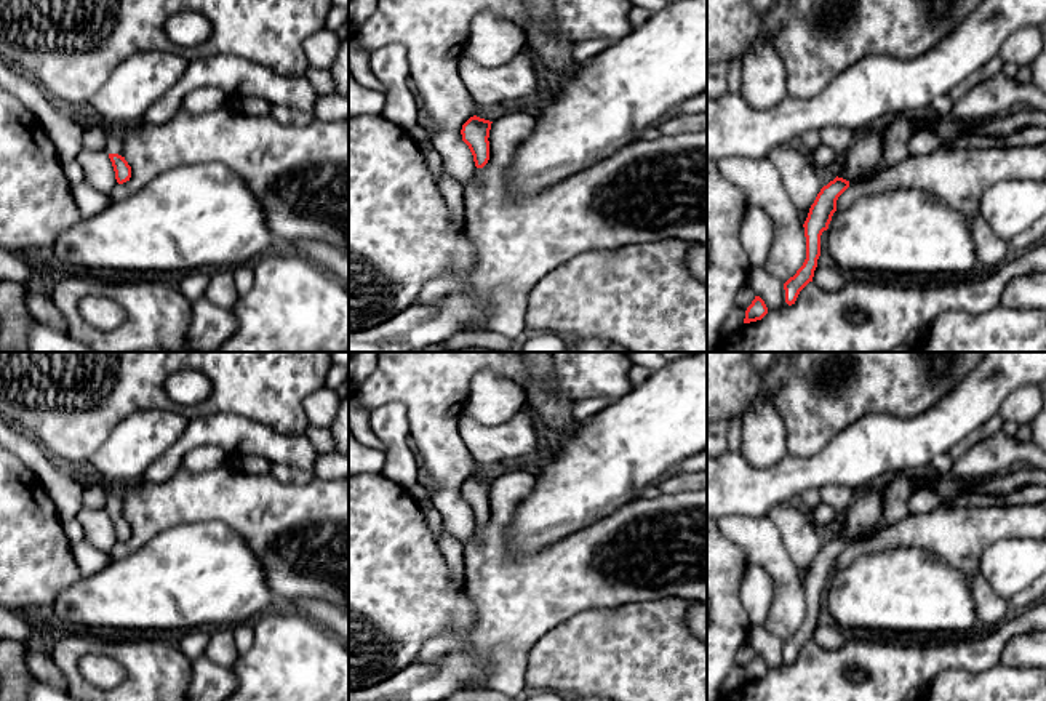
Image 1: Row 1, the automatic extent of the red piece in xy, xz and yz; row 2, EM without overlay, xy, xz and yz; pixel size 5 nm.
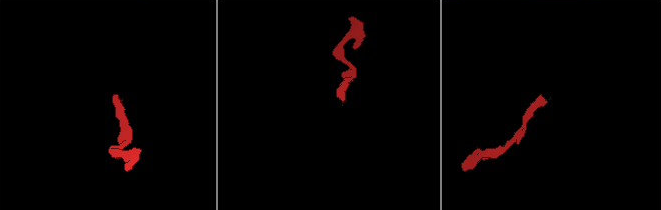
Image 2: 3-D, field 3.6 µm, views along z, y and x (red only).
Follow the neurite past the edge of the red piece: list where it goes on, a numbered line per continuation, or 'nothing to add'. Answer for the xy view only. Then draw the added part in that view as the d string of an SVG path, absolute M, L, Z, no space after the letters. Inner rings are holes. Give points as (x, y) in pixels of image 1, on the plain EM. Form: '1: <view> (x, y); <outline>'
1: xy (114, 503); M114 491L107 496L107 503L104 506L107 512L118 512L123 515L123 493Z

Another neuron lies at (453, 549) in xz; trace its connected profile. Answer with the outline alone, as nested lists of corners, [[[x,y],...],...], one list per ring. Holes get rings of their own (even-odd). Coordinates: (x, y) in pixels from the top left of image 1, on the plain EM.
[[[443,527],[441,538],[438,541],[438,546],[448,563],[453,583],[456,584],[464,583],[465,581],[465,546],[449,531],[446,531],[445,527]]]

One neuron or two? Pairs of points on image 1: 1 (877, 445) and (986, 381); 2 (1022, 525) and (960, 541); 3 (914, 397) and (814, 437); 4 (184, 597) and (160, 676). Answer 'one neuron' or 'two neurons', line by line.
1: one neuron
2: one neuron
3: one neuron
4: two neurons

